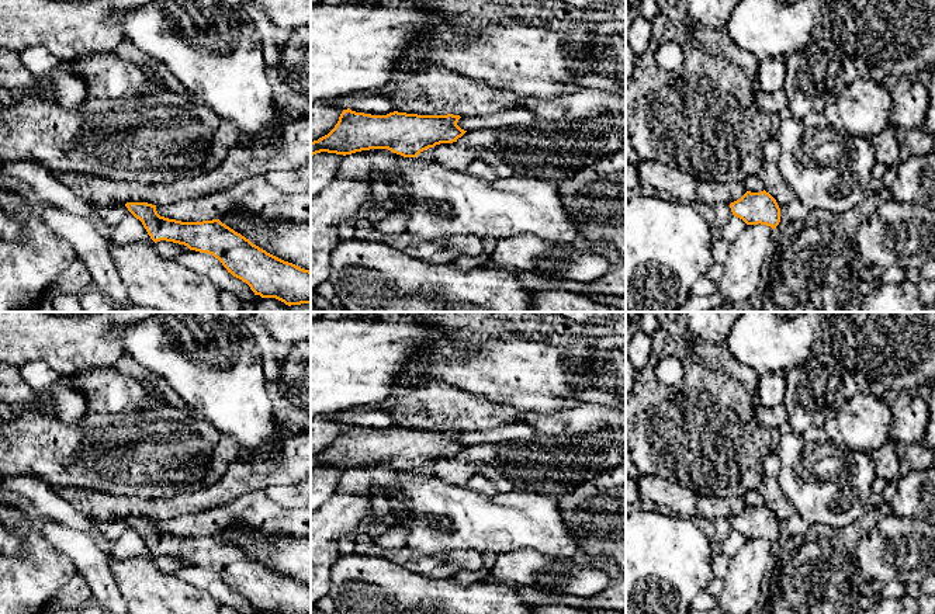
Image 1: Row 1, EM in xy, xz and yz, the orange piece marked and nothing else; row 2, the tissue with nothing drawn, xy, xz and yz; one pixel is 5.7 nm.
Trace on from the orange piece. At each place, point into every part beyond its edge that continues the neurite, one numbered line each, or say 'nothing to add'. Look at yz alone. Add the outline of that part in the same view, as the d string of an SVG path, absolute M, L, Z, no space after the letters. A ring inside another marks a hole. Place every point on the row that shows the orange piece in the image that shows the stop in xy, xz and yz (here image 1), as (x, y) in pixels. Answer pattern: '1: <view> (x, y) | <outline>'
nothing to add

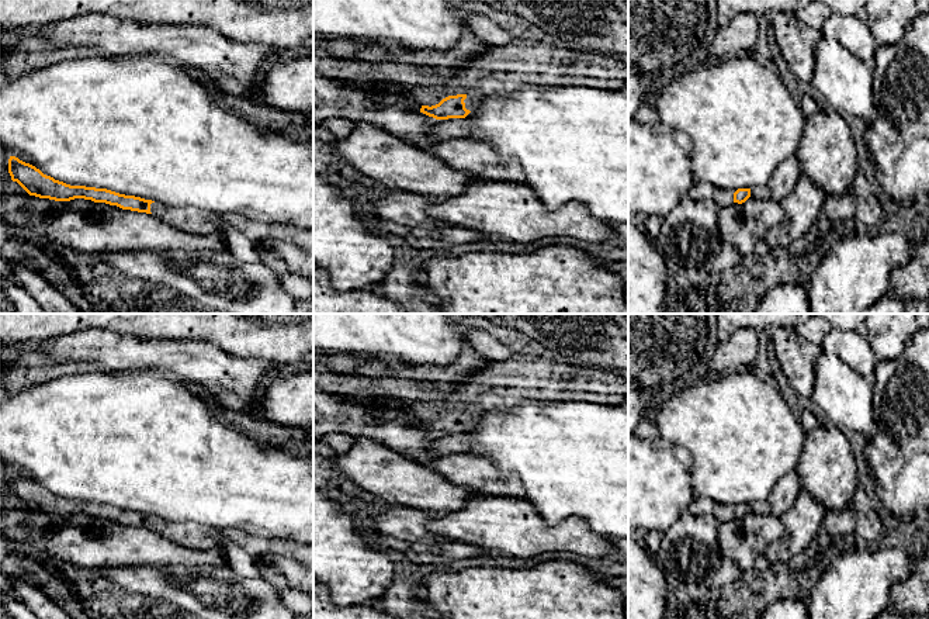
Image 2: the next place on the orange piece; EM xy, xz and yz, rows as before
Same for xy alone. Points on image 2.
1: xy (196, 221) | M152 203L150 212L162 222L193 235L225 235L225 231L219 225L219 222L223 219L223 215L219 214L193 207L164 207L160 203Z

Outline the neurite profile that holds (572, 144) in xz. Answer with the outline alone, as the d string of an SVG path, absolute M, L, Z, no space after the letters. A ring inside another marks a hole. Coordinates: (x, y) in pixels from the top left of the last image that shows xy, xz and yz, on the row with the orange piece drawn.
M528 86L507 96L481 98L465 118L472 127L467 139L489 143L502 158L517 160L524 173L523 184L534 190L545 208L557 210L579 201L600 221L628 225L628 89Z

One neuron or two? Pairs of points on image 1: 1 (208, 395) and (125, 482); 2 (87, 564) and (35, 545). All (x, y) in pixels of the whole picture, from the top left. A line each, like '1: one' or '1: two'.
1: two
2: two

